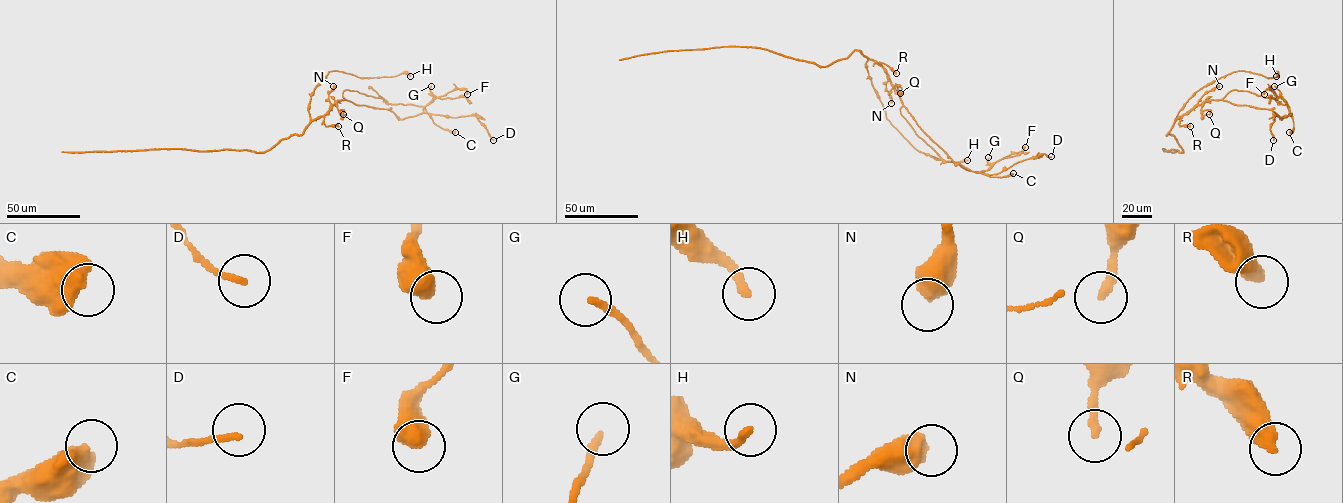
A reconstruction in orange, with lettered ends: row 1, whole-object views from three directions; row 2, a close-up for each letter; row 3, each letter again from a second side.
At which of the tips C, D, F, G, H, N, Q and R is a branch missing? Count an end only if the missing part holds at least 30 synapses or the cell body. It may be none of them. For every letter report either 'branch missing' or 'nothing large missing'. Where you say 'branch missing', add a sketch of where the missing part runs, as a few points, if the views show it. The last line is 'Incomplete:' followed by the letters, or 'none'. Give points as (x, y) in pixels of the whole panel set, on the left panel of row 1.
C: nothing large missing
D: nothing large missing
F: nothing large missing
G: nothing large missing
H: nothing large missing
N: nothing large missing
Q: nothing large missing
R: nothing large missing
Incomplete: none

